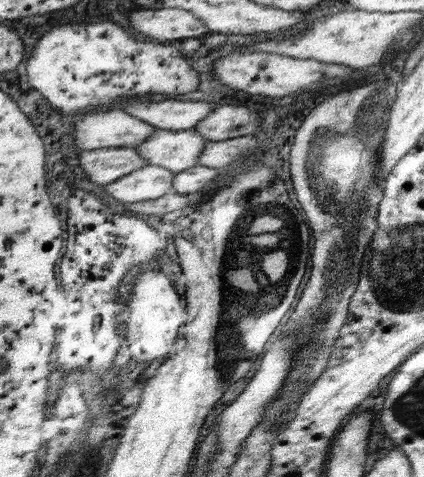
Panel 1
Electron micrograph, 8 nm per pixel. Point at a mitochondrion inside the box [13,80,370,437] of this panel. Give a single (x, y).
(228, 342)

